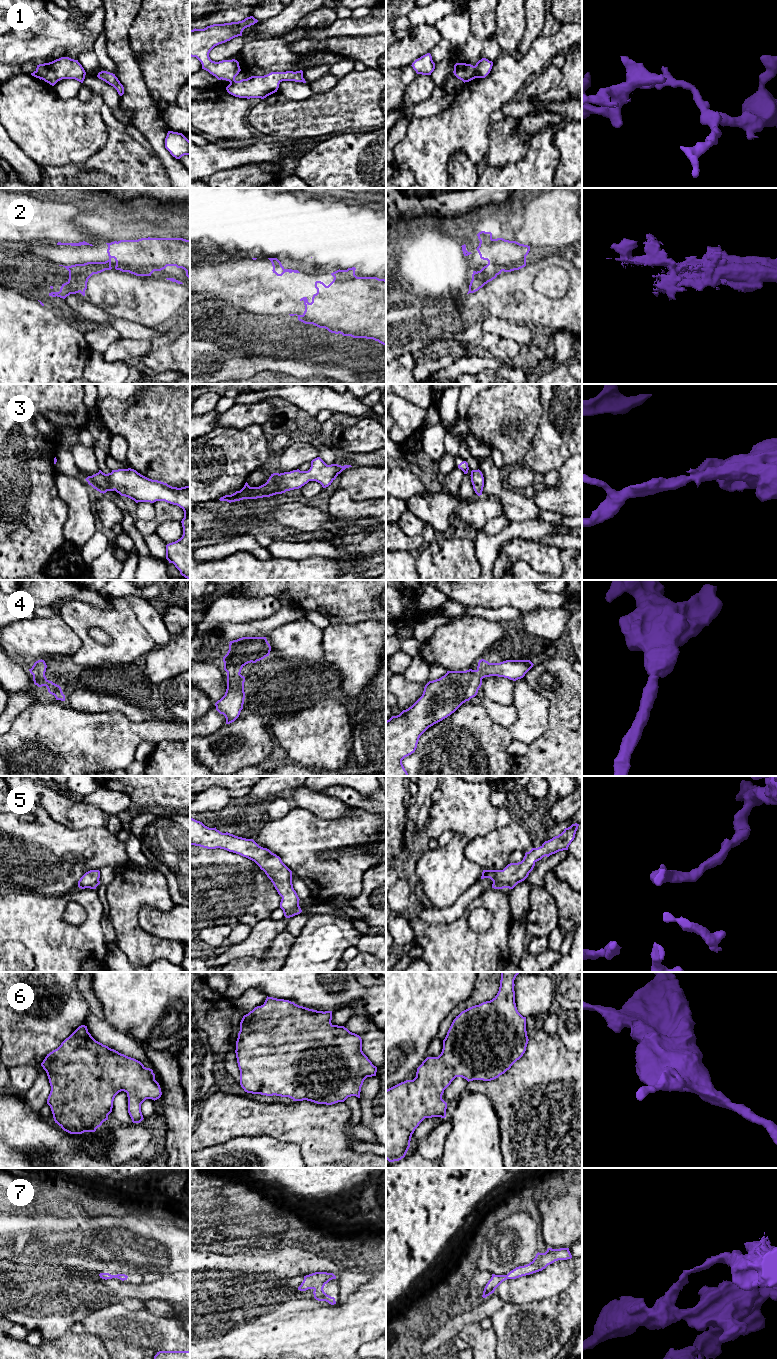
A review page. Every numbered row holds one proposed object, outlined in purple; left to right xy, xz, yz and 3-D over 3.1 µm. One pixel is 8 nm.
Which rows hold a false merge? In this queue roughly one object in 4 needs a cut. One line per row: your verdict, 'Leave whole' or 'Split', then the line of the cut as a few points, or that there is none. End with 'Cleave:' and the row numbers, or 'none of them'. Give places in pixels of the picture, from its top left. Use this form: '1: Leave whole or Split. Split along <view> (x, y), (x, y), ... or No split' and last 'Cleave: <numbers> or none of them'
1: Split. Split along yz (474, 66), (474, 75), (476, 77)
2: Leave whole. No split
3: Leave whole. No split
4: Leave whole. No split
5: Leave whole. No split
6: Leave whole. No split
7: Leave whole. No split
Cleave: 1

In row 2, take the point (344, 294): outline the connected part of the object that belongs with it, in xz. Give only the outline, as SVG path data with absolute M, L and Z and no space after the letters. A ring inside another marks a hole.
M352 267L352 268L348 268L347 270L340 270L340 269L339 269L339 270L335 271L335 272L331 273L331 275L334 277L334 279L333 279L333 281L332 281L328 286L326 286L326 285L325 285L323 282L321 282L321 281L316 281L316 282L315 282L315 288L317 289L317 293L313 295L313 297L312 297L312 302L309 303L307 297L303 297L303 298L300 299L300 301L302 301L302 300L304 301L304 305L305 305L305 311L304 311L304 313L303 313L302 315L297 315L297 314L289 314L289 315L290 315L290 316L297 315L299 321L301 321L301 322L303 322L303 323L305 323L305 324L313 324L313 325L315 325L315 326L317 326L317 327L319 327L319 328L325 328L325 329L327 329L327 330L328 330L329 332L331 332L331 333L335 333L335 334L339 334L339 333L340 333L340 334L342 334L343 336L351 336L351 337L353 337L353 338L373 339L373 340L378 341L379 343L381 343L381 344L383 344L383 345L386 346L386 280L385 280L385 279L379 279L379 278L377 278L377 277L357 277L357 276L355 275L355 270L356 270L356 268L355 268L355 267Z

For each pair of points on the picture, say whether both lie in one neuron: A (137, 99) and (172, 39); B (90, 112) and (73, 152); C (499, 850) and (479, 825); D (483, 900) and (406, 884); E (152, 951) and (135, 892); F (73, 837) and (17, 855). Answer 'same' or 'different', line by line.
A: different
B: same
C: different
D: different
E: same
F: same

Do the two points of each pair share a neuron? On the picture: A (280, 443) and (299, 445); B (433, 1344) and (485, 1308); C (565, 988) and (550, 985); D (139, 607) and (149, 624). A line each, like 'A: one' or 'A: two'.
A: two
B: one
C: two
D: one

